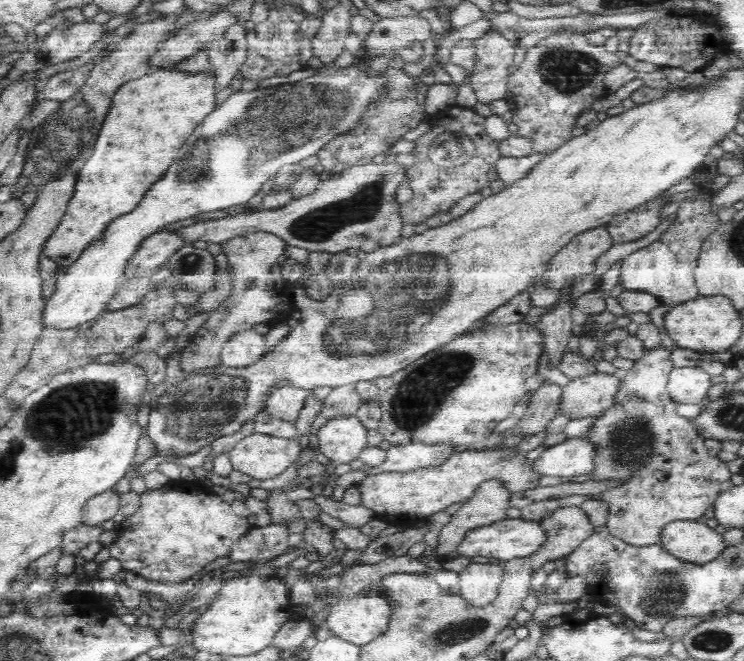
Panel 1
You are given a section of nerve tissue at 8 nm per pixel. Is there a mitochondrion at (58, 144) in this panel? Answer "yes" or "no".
yes

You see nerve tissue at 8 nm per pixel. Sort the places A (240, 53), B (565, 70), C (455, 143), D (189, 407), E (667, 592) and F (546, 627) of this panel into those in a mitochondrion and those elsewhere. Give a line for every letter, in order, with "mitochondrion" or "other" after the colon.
A: other
B: mitochondrion
C: mitochondrion
D: mitochondrion
E: mitochondrion
F: other

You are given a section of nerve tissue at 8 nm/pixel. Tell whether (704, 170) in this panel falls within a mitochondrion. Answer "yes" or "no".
no

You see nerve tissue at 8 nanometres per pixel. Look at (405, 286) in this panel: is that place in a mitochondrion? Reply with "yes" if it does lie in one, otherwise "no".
yes

